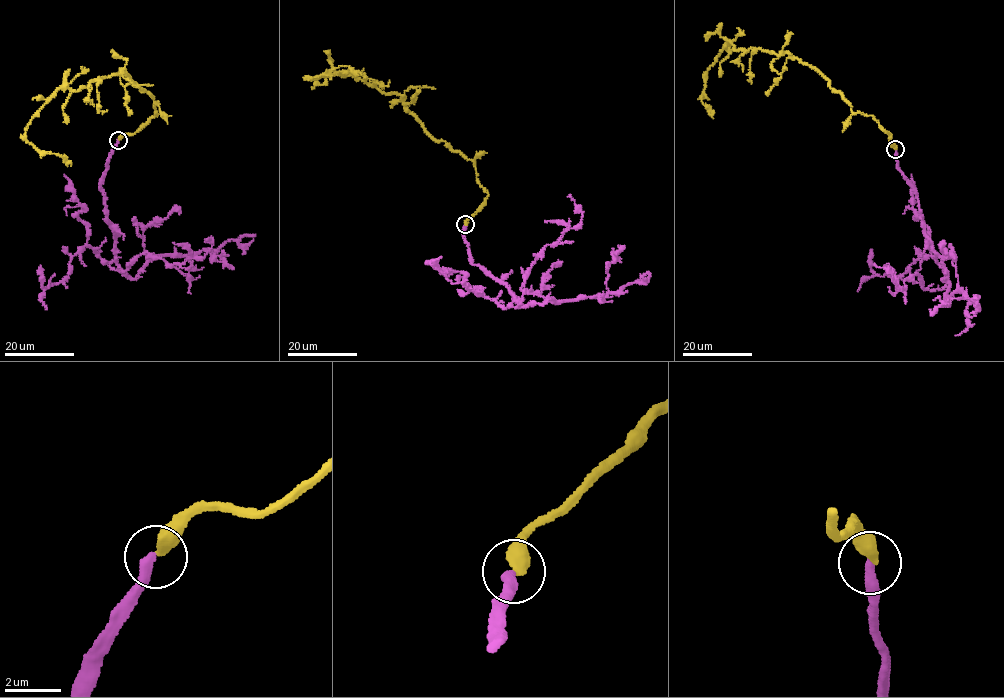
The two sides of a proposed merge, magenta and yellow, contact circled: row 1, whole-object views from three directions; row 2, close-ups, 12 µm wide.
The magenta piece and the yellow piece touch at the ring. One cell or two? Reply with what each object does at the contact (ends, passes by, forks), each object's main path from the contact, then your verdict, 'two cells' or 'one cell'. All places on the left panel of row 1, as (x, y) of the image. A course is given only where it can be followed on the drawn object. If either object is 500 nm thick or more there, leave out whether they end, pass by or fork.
magenta ends | yellow ends | magenta via (118, 140), (100, 185), (115, 235), (110, 267), (123, 272), (145, 253), (173, 264), (201, 258), (209, 238) | yellow via (118, 140), (156, 115), (158, 103), (146, 91), (120, 70), (77, 91), (60, 86), (25, 139), (70, 165) | two cells

